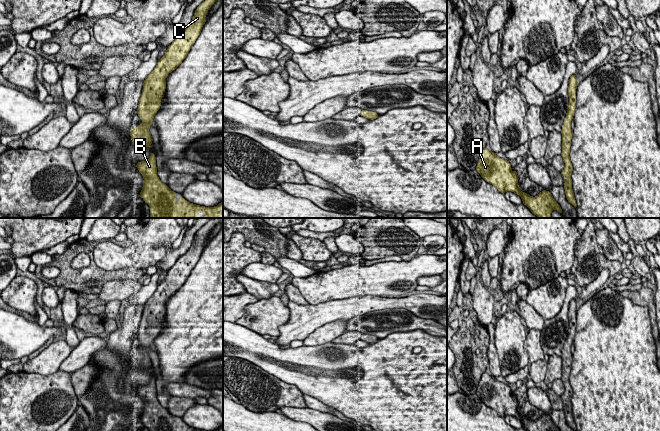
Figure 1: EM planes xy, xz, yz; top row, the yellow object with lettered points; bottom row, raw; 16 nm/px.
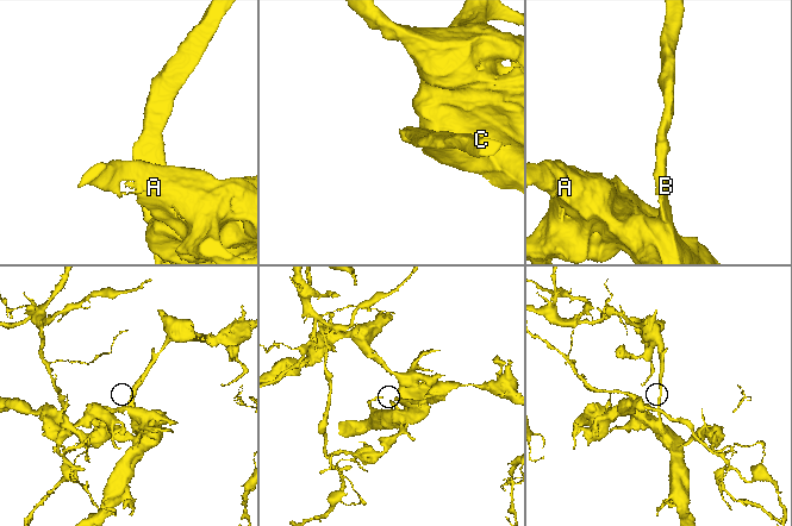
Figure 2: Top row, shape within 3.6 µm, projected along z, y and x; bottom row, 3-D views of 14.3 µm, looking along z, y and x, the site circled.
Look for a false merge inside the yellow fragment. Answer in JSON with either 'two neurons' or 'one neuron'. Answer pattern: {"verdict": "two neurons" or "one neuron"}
{"verdict": "two neurons"}

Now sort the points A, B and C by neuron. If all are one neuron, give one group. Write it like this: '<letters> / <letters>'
A B / C

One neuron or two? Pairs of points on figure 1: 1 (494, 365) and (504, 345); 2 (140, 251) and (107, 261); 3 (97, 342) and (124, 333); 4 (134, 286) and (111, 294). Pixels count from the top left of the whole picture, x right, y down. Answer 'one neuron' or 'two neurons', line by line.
1: two neurons
2: one neuron
3: two neurons
4: one neuron

